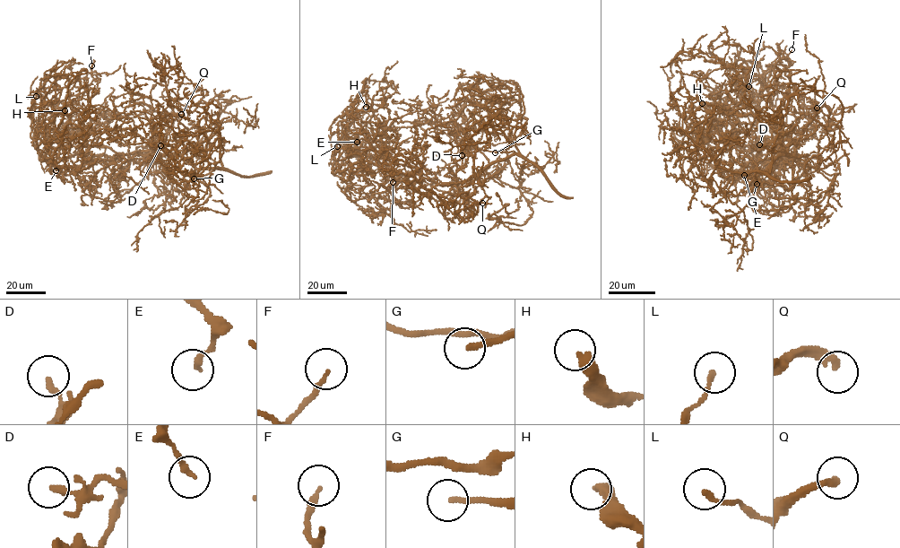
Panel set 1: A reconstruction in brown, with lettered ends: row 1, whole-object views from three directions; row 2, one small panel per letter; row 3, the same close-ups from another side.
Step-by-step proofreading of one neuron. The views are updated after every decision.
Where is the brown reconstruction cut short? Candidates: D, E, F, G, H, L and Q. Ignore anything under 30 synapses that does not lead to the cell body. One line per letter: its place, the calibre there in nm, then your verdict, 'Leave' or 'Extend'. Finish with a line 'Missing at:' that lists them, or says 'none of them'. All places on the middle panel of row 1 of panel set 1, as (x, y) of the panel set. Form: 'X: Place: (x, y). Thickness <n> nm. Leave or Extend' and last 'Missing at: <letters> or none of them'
D: Place: (462, 155). Thickness 200 nm. Extend
E: Place: (357, 142). Thickness 200 nm. Leave
F: Place: (393, 182). Thickness 180 nm. Leave
G: Place: (495, 152). Thickness 200 nm. Extend
H: Place: (366, 107). Thickness 320 nm. Leave
L: Place: (337, 146). Thickness 160 nm. Leave
Q: Place: (482, 203). Thickness 260 nm. Extend
Missing at: D, G, Q

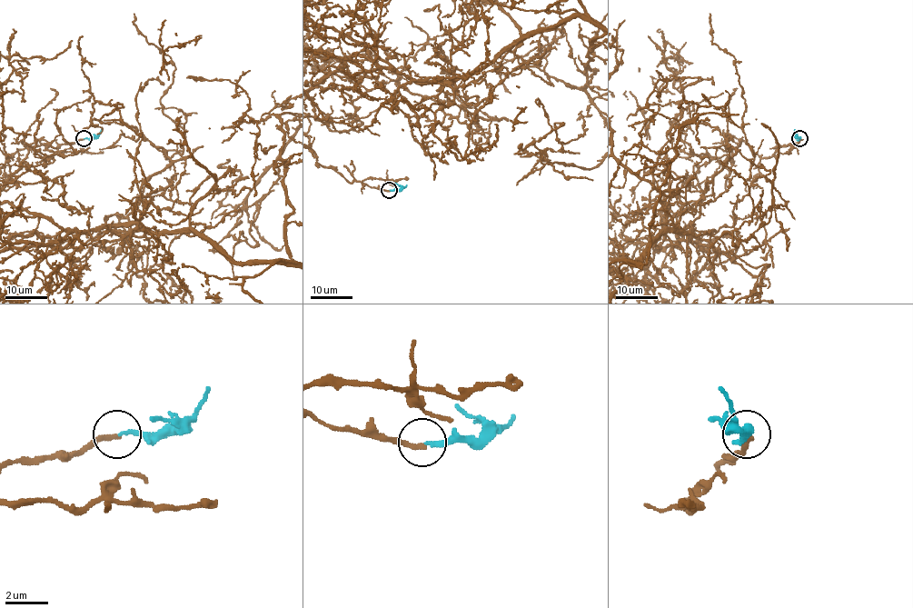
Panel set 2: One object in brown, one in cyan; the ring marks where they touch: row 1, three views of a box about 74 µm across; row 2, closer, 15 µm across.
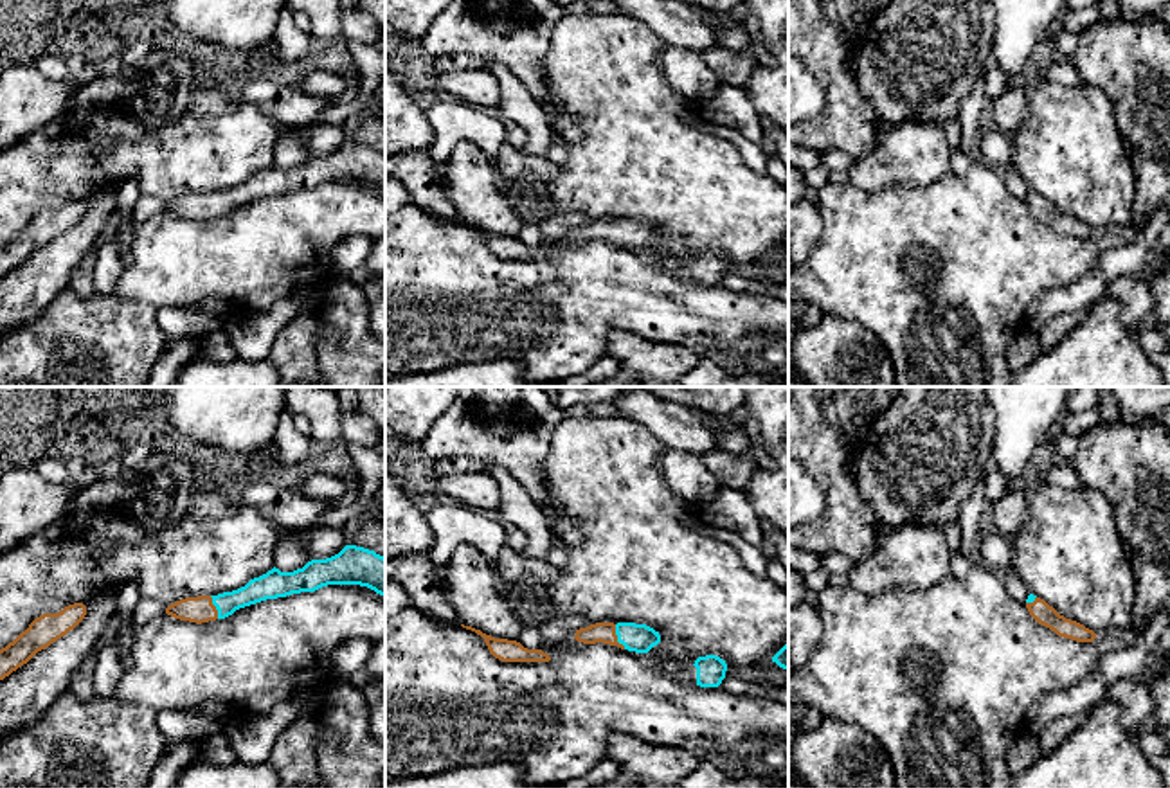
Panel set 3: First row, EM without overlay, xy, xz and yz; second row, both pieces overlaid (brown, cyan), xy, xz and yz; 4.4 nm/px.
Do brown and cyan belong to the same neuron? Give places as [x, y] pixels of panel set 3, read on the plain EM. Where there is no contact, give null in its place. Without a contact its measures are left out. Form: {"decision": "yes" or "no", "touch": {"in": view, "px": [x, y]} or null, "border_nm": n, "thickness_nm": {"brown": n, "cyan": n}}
{"decision": "yes", "touch": {"in": "xz", "px": [616, 234]}, "border_nm": 120, "thickness_nm": {"brown": 100, "cyan": 130}}

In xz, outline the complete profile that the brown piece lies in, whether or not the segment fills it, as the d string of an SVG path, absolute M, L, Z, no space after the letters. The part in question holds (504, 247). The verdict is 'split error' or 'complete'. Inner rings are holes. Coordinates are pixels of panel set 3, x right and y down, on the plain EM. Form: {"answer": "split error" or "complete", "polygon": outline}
{"answer": "complete", "polygon": "M464 221L461 223L481 232L490 250L502 259L549 259L551 257L551 254L542 246L527 246L517 237L495 236L472 223L464 223Z"}

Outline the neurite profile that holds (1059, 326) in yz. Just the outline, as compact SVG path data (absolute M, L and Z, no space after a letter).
M1091 308L1071 311L1071 313L1058 313L1039 331L1040 349L1048 351L1053 349L1076 324L1080 324Z

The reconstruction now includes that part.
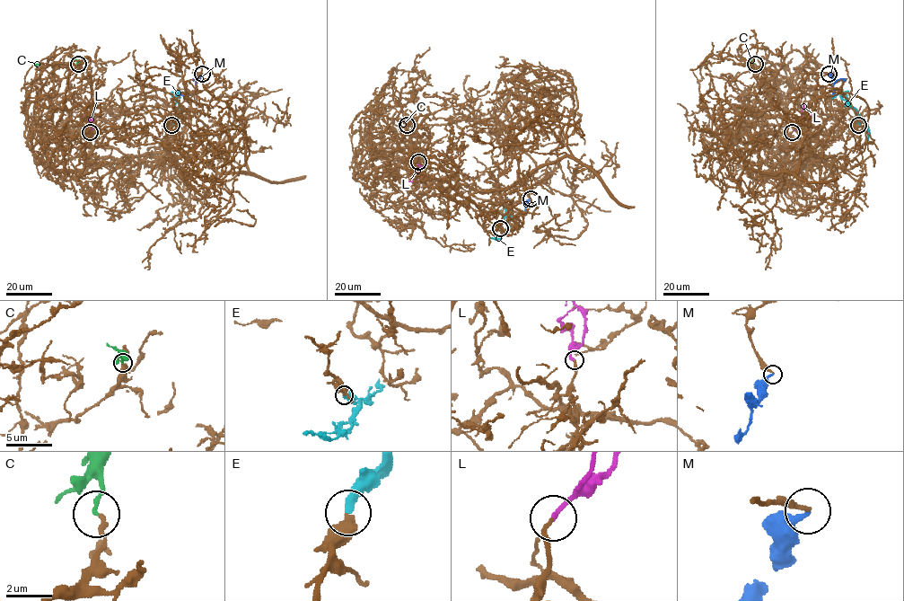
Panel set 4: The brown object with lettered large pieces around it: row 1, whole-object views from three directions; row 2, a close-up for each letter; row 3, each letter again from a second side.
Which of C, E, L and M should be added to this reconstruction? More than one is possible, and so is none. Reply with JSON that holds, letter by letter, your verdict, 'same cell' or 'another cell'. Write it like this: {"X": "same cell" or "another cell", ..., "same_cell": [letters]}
{"C": "another cell", "E": "same cell", "L": "same cell", "M": "another cell", "same_cell": ["E", "L"]}

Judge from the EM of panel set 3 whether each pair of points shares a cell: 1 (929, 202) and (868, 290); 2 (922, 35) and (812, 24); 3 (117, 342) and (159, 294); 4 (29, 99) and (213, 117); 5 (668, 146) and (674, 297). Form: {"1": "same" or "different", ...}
{"1": "same", "2": "different", "3": "different", "4": "different", "5": "different"}

